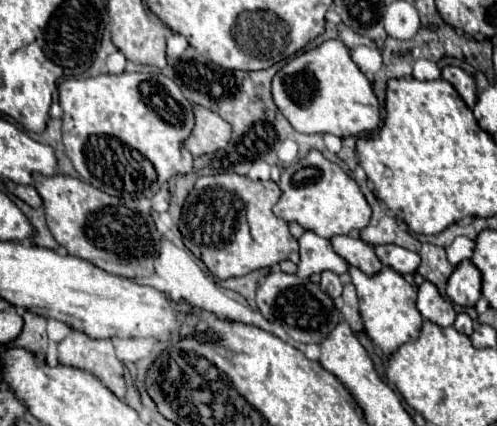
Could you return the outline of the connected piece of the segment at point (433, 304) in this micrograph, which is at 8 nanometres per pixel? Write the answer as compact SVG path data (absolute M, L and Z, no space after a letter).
M425 281L421 287L419 287L419 295L417 295L417 309L419 313L423 315L423 319L427 321L433 321L441 327L447 327L447 325L453 325L455 321L455 309L453 309L453 303L449 299L445 299L437 287L429 281Z

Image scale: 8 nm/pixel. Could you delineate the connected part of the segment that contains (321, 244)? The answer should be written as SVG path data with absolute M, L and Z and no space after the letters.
M305 231L299 237L299 269L297 269L297 277L299 279L307 279L313 273L321 273L321 271L337 271L337 275L347 273L347 261L343 257L339 257L329 239L319 237L315 231Z

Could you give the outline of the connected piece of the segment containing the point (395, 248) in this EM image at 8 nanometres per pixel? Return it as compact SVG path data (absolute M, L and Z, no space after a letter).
M377 245L375 253L383 265L393 267L401 275L415 273L419 263L421 263L421 257L415 251L409 251L409 249L399 247L399 245Z

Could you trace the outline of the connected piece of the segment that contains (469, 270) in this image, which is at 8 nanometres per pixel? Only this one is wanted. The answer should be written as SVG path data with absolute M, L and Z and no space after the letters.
M471 261L455 267L447 281L447 295L461 307L475 307L481 297L481 273Z

